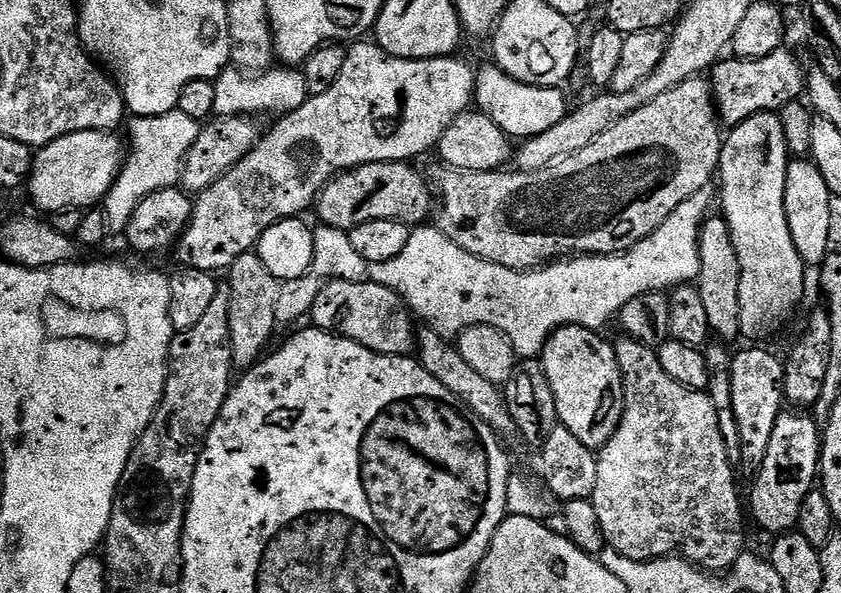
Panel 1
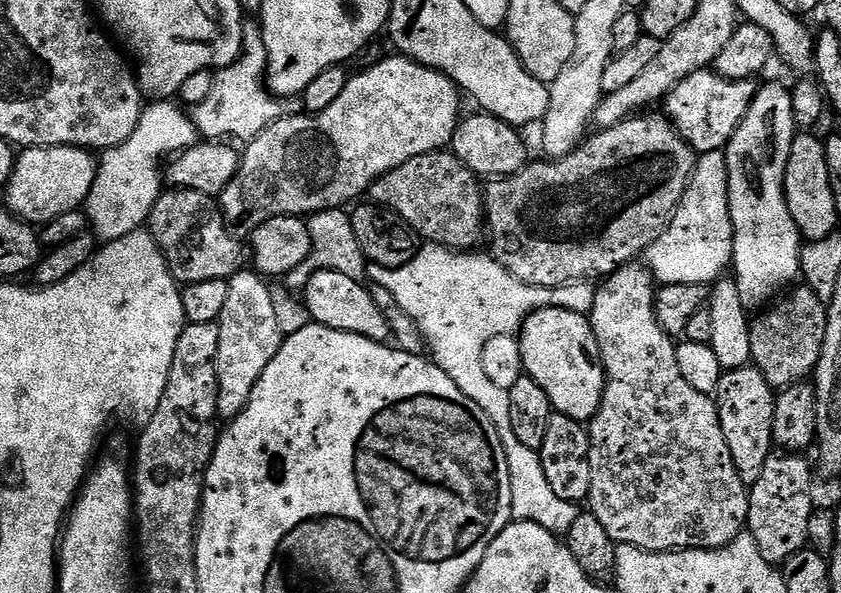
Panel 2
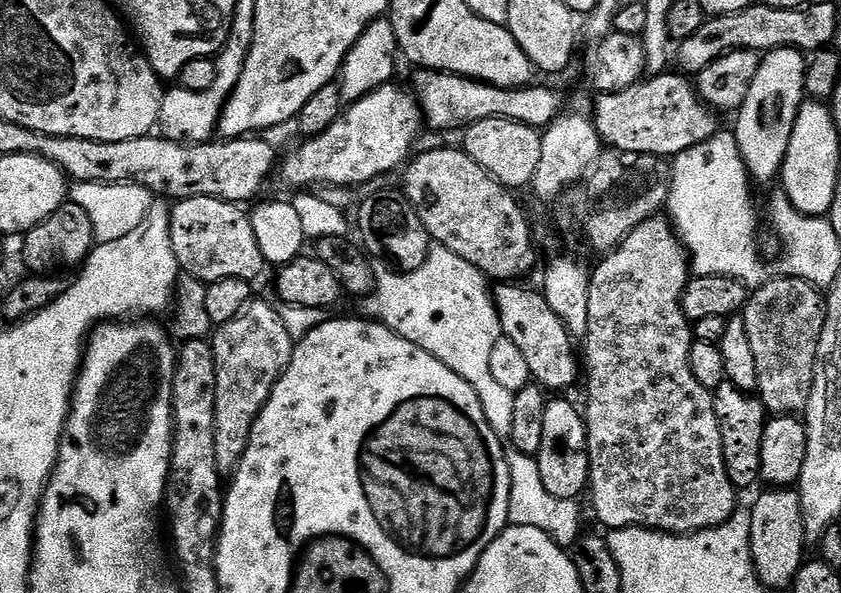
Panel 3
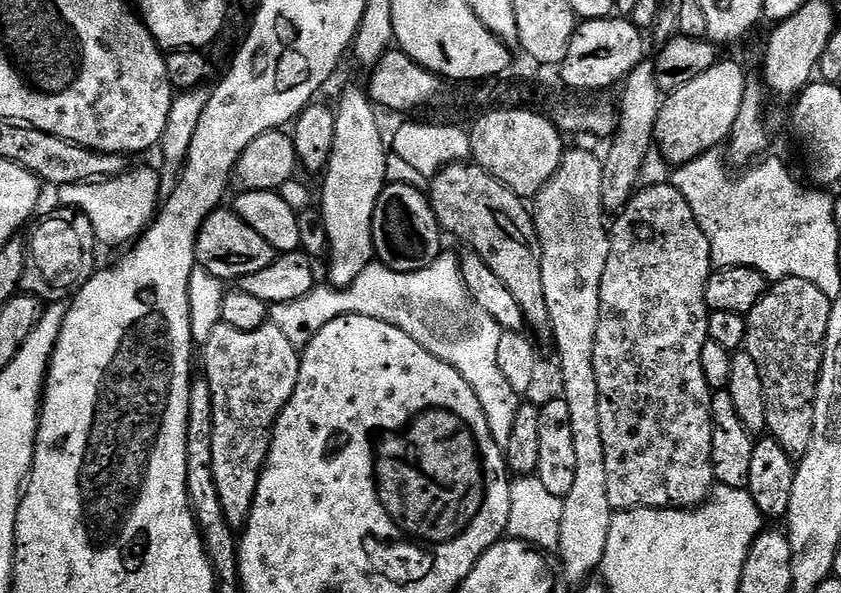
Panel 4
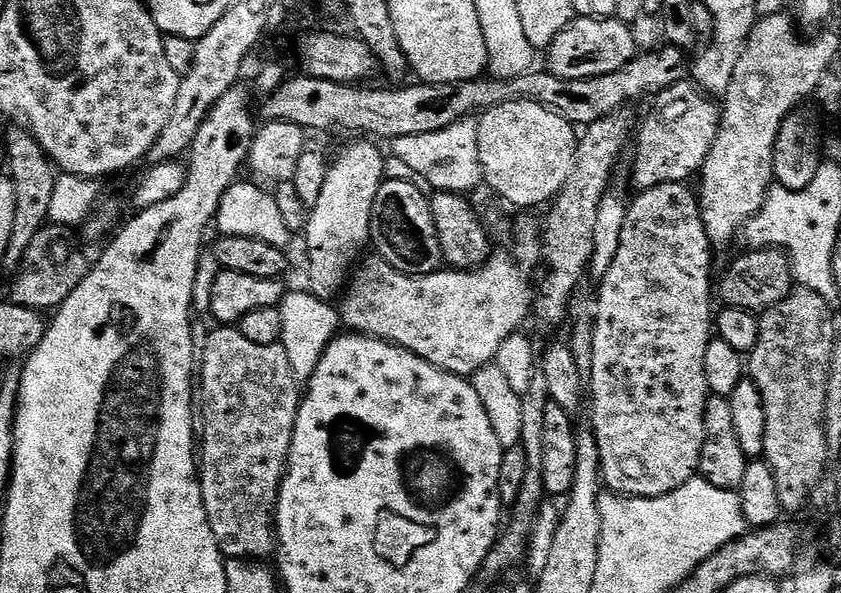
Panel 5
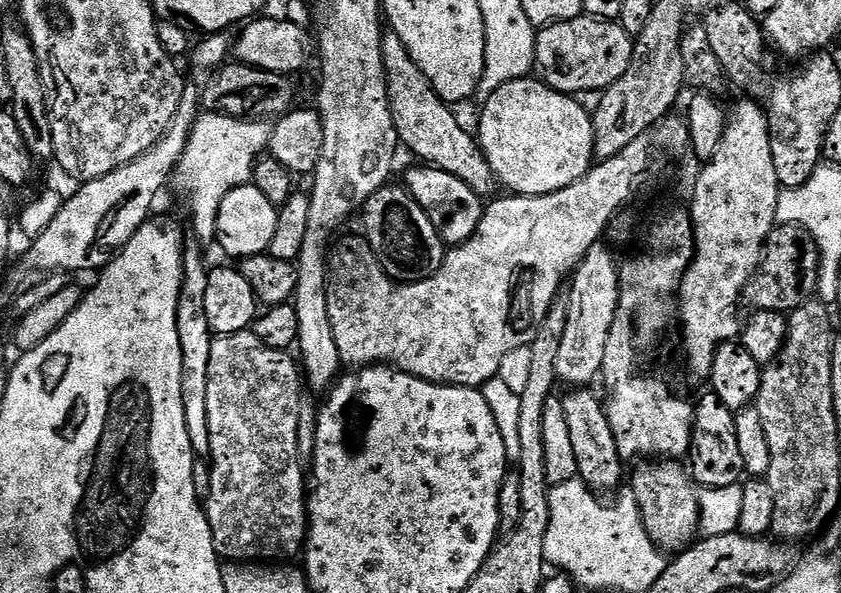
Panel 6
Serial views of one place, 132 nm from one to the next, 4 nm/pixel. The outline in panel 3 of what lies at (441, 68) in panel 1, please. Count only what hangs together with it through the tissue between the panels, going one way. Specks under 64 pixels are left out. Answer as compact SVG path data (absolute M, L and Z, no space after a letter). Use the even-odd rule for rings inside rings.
M395 83L384 84L361 100L351 101L334 126L322 134L307 137L300 142L304 144L279 161L278 176L292 190L312 190L316 188L315 184L348 188L351 184L368 184L396 167L399 169L417 147L422 132L422 113L415 95L407 87L396 87Z

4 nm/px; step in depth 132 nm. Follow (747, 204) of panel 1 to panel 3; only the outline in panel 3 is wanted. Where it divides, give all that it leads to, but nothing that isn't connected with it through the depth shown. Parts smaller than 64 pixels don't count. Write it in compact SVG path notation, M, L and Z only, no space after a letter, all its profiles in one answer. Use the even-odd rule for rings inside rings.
M793 48L763 53L758 74L754 74L754 82L750 82L750 90L746 93L746 102L742 102L739 112L735 113L734 135L738 150L749 177L757 185L768 184L772 179L775 181L784 167L786 146L790 146L790 134L794 130L794 118L798 118L798 110L806 99L805 63L805 53Z

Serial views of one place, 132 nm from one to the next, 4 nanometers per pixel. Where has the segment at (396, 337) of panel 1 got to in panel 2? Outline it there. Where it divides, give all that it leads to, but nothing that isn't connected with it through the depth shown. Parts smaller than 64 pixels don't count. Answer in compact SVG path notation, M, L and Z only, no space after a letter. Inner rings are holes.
M322 270L314 273L306 282L302 299L304 305L308 307L309 317L317 324L350 334L358 334L362 338L371 340L384 342L389 339L390 333L386 319L378 310L374 298L370 298L367 287L359 280L336 273L334 270Z

